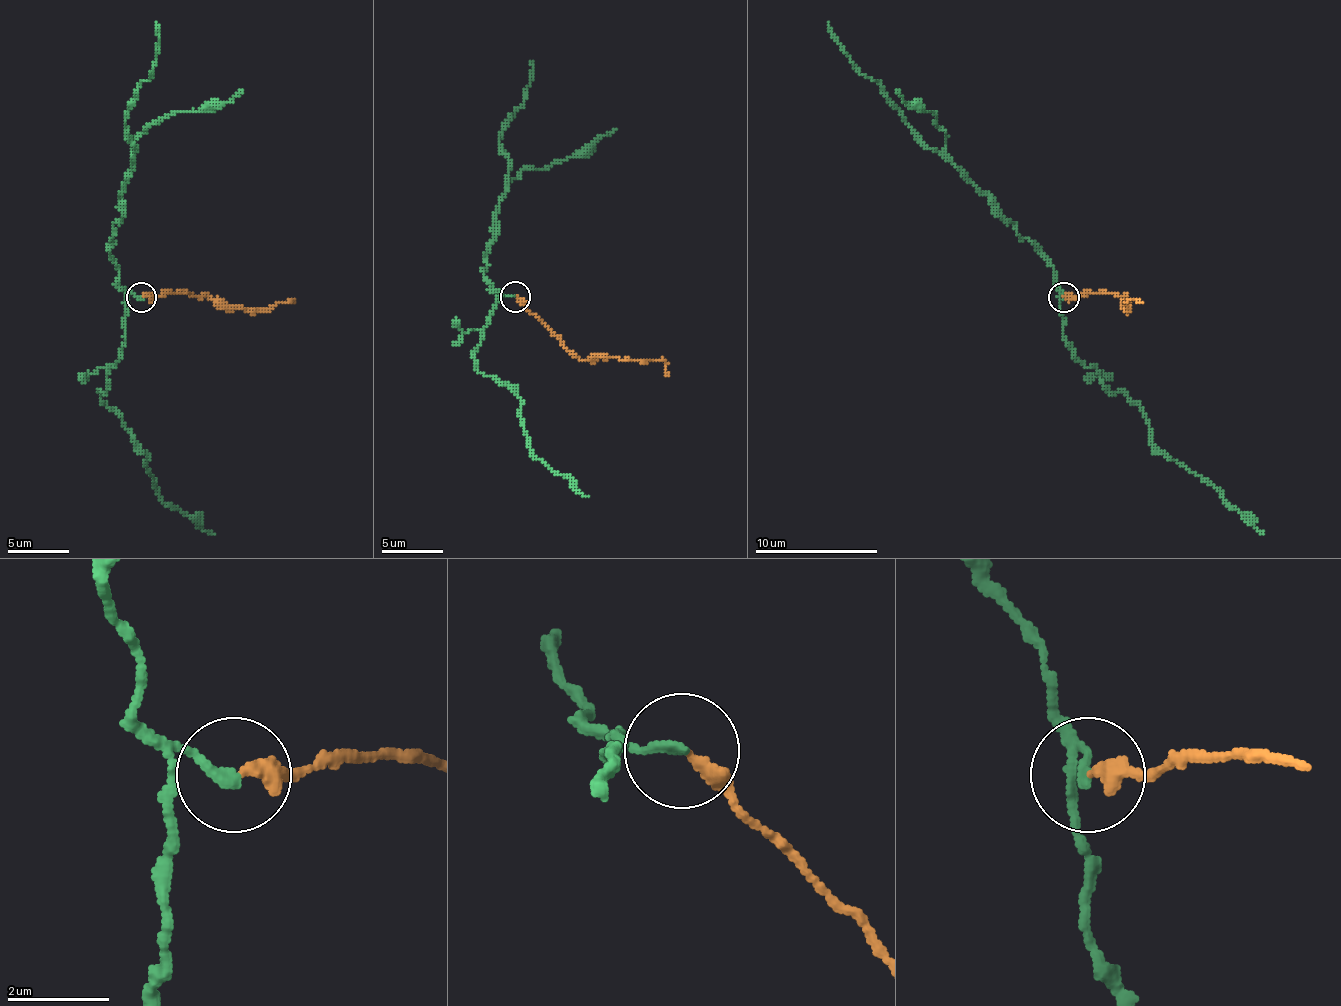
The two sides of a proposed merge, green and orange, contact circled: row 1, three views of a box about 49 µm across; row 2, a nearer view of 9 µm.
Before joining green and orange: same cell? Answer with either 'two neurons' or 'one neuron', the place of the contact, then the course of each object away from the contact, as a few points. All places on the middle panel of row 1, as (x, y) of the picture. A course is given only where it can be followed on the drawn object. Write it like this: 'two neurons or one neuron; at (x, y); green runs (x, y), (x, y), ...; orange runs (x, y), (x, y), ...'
two neurons; at (515, 296); green runs (514, 295), (493, 289), (483, 268), (486, 246), (496, 237), (508, 172), (499, 132), (527, 92), (530, 61); orange runs (517, 295), (582, 360), (662, 360), (668, 376)

